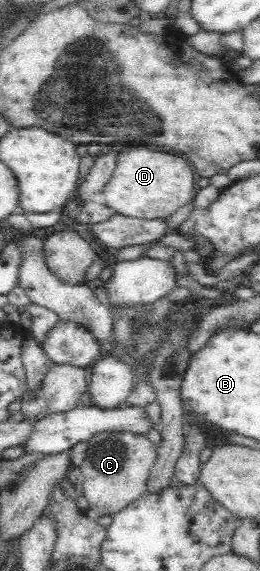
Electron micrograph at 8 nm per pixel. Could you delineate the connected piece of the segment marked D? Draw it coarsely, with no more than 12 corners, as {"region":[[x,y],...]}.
{"region":[[128,144],[105,205],[139,219],[194,202],[197,172],[177,154]]}

